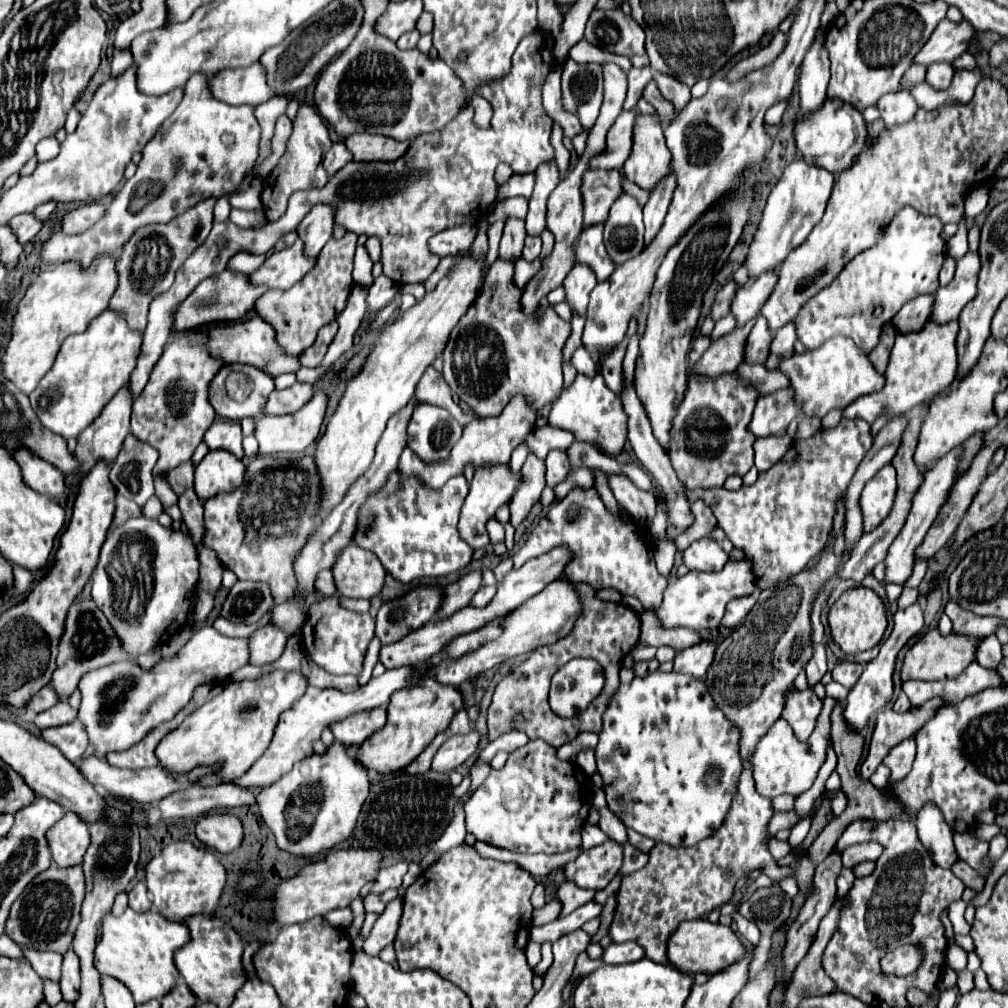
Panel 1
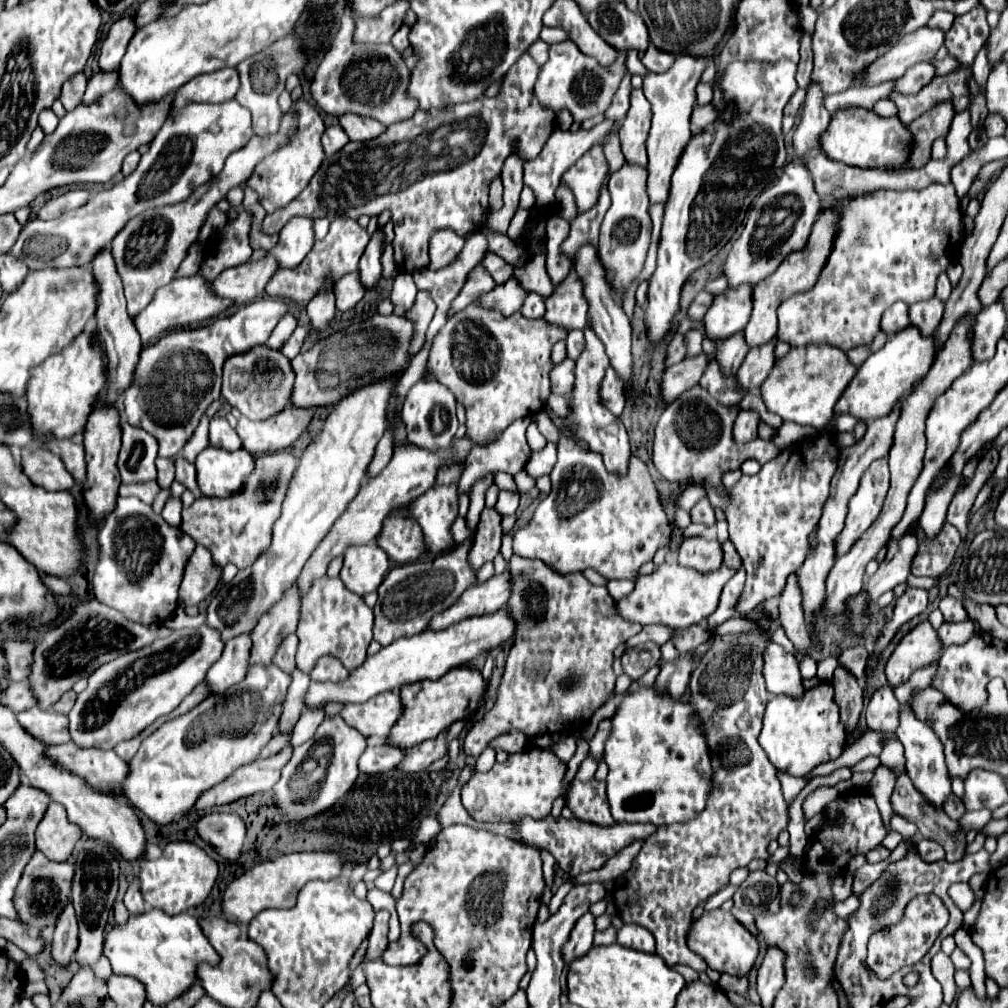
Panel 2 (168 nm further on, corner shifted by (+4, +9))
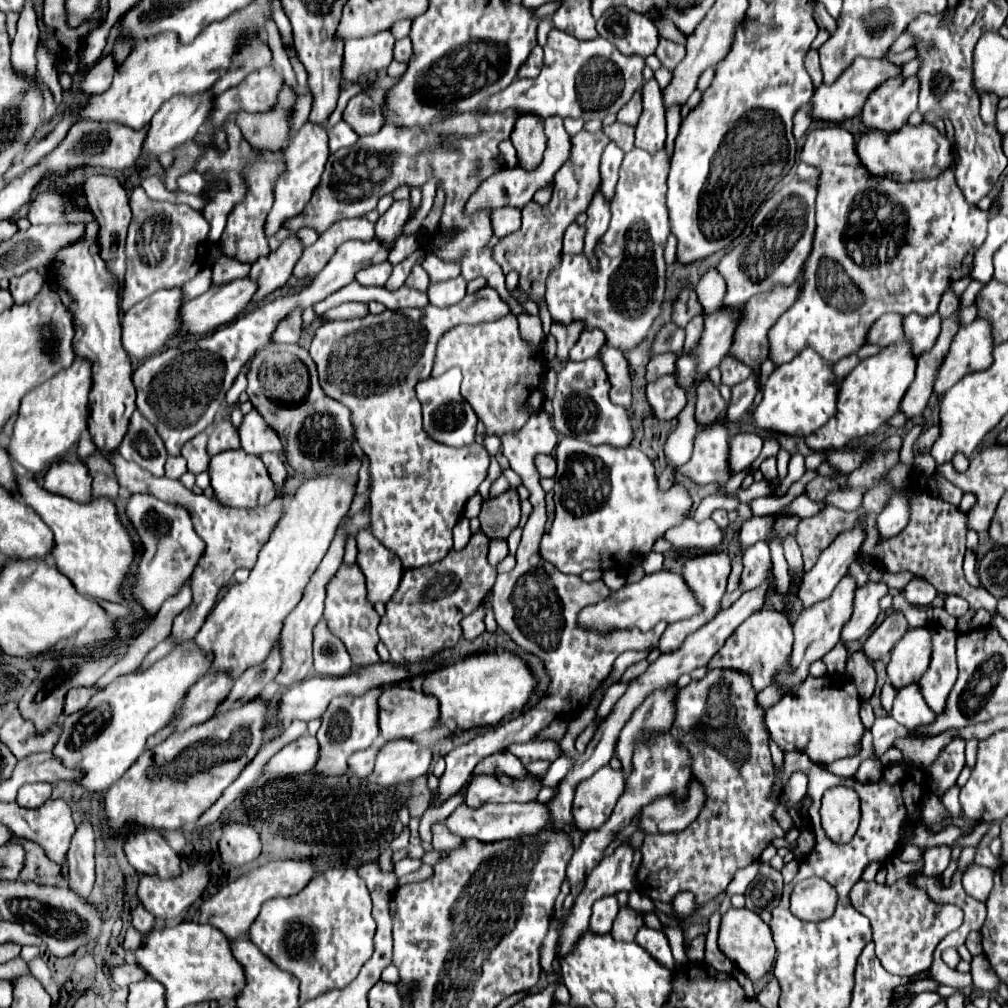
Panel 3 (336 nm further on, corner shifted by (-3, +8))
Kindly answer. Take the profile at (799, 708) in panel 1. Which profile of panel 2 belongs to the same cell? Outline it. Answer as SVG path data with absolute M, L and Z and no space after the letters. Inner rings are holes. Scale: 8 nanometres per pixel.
M771 641L763 651L763 679L767 683L767 691L789 693L795 697L797 693L805 691L801 685L797 659L781 645Z

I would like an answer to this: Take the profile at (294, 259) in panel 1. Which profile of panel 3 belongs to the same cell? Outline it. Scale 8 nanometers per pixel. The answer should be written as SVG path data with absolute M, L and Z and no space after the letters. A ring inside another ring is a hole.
M250 278L210 288L202 296L182 306L180 334L188 332L204 334L232 322L236 316L240 316L246 310L254 294L256 294L256 282L252 282Z

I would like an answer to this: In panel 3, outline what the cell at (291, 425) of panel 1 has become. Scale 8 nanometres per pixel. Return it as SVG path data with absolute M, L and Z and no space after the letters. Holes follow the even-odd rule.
M256 410L244 416L242 426L238 428L242 450L248 454L264 454L264 452L282 452L282 440L274 428L270 428Z

